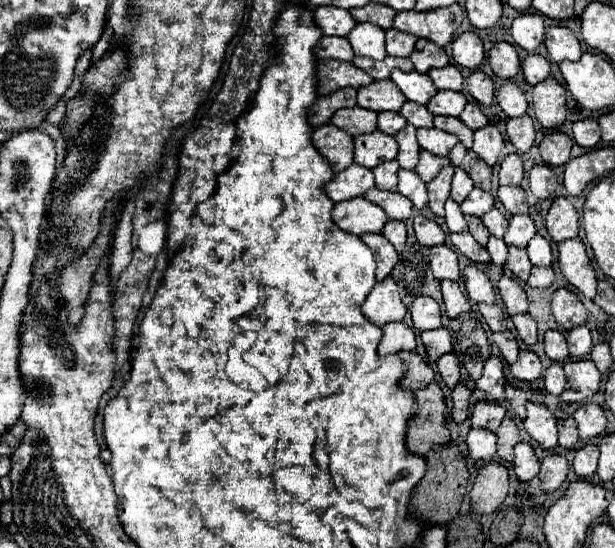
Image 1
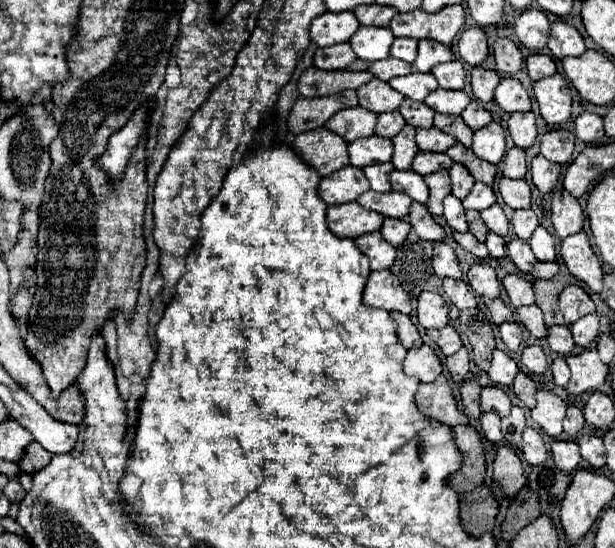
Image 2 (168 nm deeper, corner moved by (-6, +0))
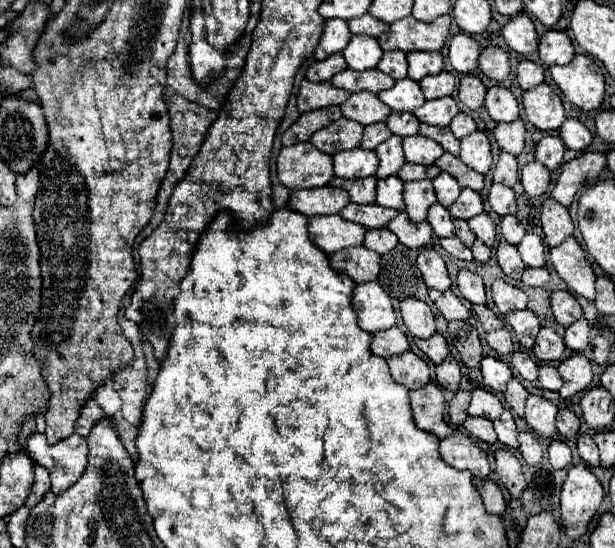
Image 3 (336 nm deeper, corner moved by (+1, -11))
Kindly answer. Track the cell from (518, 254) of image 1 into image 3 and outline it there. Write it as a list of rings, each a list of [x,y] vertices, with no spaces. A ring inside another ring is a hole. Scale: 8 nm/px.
[[[500,241],[498,249],[496,249],[496,259],[498,259],[502,271],[506,273],[506,277],[510,277],[514,281],[522,279],[522,273],[526,269],[526,265],[520,259],[520,253],[518,253],[518,249],[514,245],[510,245],[506,241]]]

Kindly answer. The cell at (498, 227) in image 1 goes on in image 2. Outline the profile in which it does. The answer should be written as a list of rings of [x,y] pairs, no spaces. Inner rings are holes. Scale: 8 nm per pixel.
[[[493,204],[491,208],[483,210],[481,218],[483,218],[485,226],[491,232],[495,232],[495,234],[499,234],[503,238],[509,234],[509,220],[507,220],[507,216],[505,216],[505,212],[503,212],[503,208],[499,204]]]

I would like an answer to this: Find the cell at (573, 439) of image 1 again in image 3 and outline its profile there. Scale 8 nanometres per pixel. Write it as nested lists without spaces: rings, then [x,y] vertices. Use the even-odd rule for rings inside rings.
[[[562,409],[558,411],[558,419],[556,419],[556,431],[560,437],[564,439],[574,439],[578,435],[578,427],[580,427],[580,419],[568,411],[568,409]]]

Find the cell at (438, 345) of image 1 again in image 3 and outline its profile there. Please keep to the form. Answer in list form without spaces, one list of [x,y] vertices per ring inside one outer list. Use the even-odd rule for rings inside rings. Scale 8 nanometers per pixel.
[[[432,335],[430,339],[414,339],[414,343],[418,345],[418,349],[422,349],[430,361],[434,361],[436,365],[444,361],[444,357],[450,355],[450,347],[446,343],[446,339],[442,335]]]

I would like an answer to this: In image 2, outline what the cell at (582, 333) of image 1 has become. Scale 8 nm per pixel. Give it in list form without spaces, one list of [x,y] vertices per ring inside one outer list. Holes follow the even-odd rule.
[[[587,314],[587,316],[579,318],[577,322],[573,322],[571,332],[573,332],[573,340],[575,340],[577,346],[589,348],[599,336],[599,318],[597,318],[597,314]]]

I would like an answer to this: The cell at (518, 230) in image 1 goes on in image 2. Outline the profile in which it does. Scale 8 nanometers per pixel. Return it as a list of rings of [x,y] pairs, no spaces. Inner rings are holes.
[[[525,208],[525,210],[515,210],[513,214],[513,232],[517,238],[521,240],[529,240],[531,238],[531,232],[539,226],[537,222],[537,216],[531,208]]]

